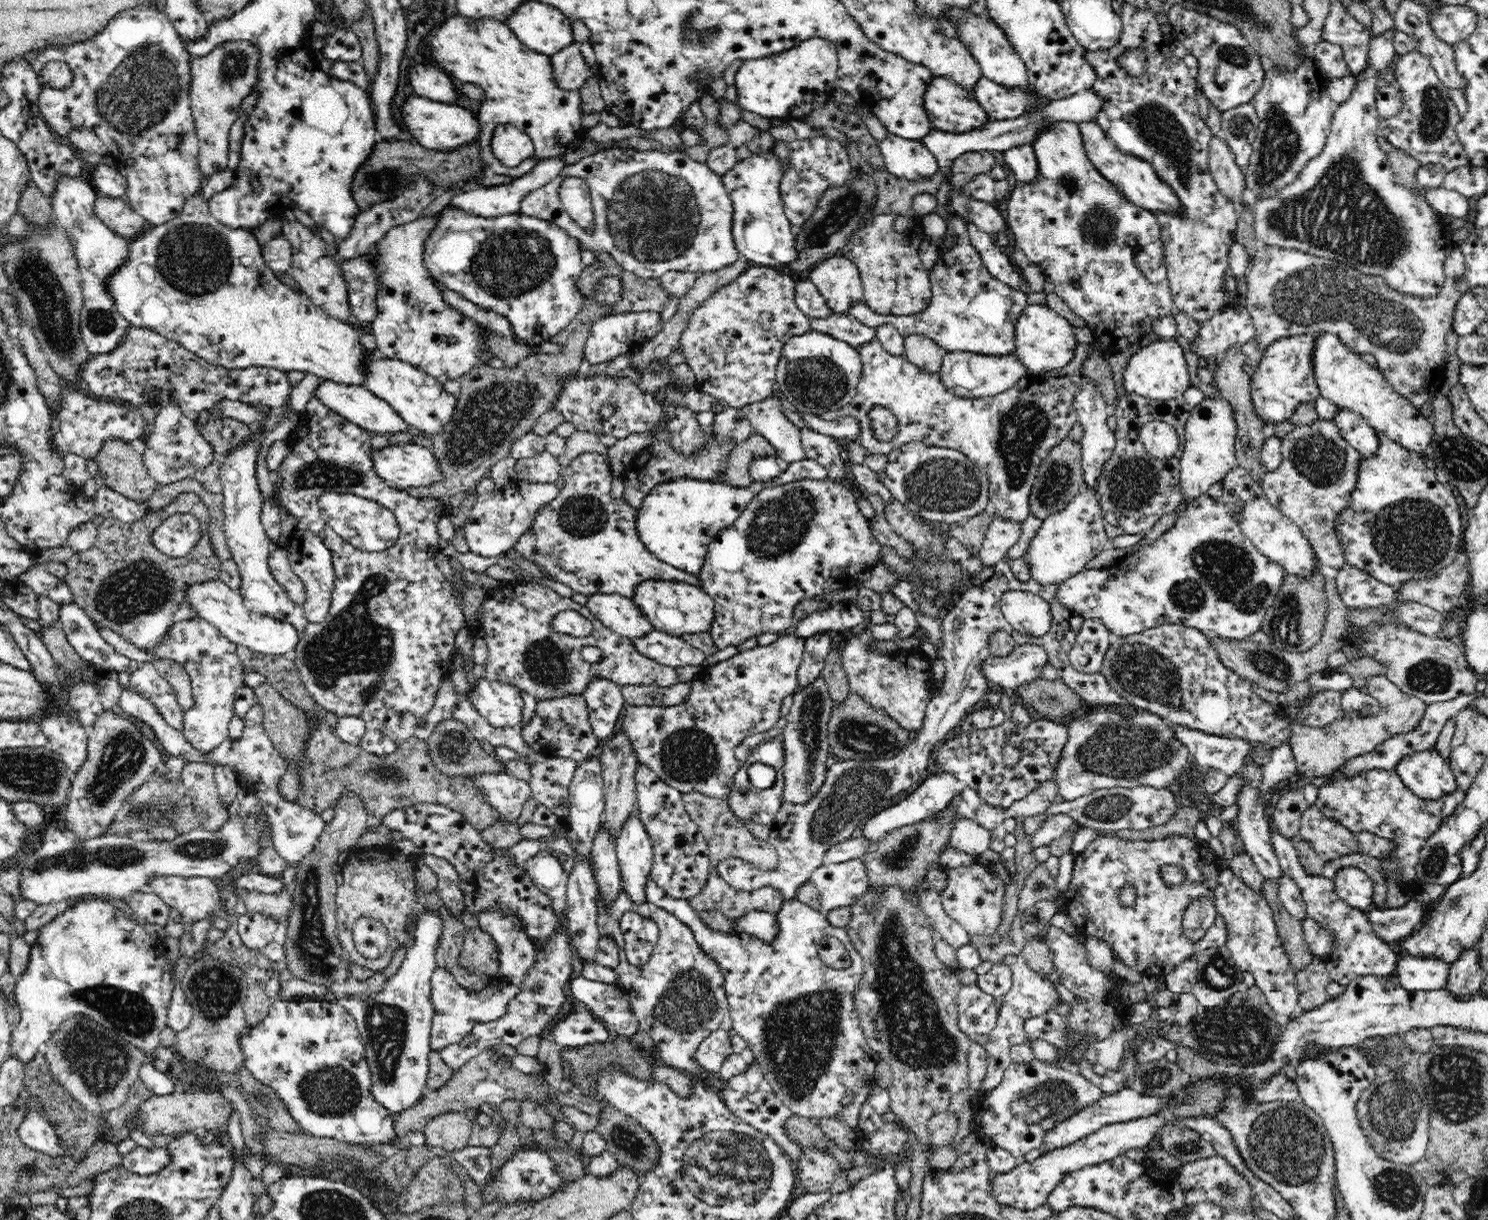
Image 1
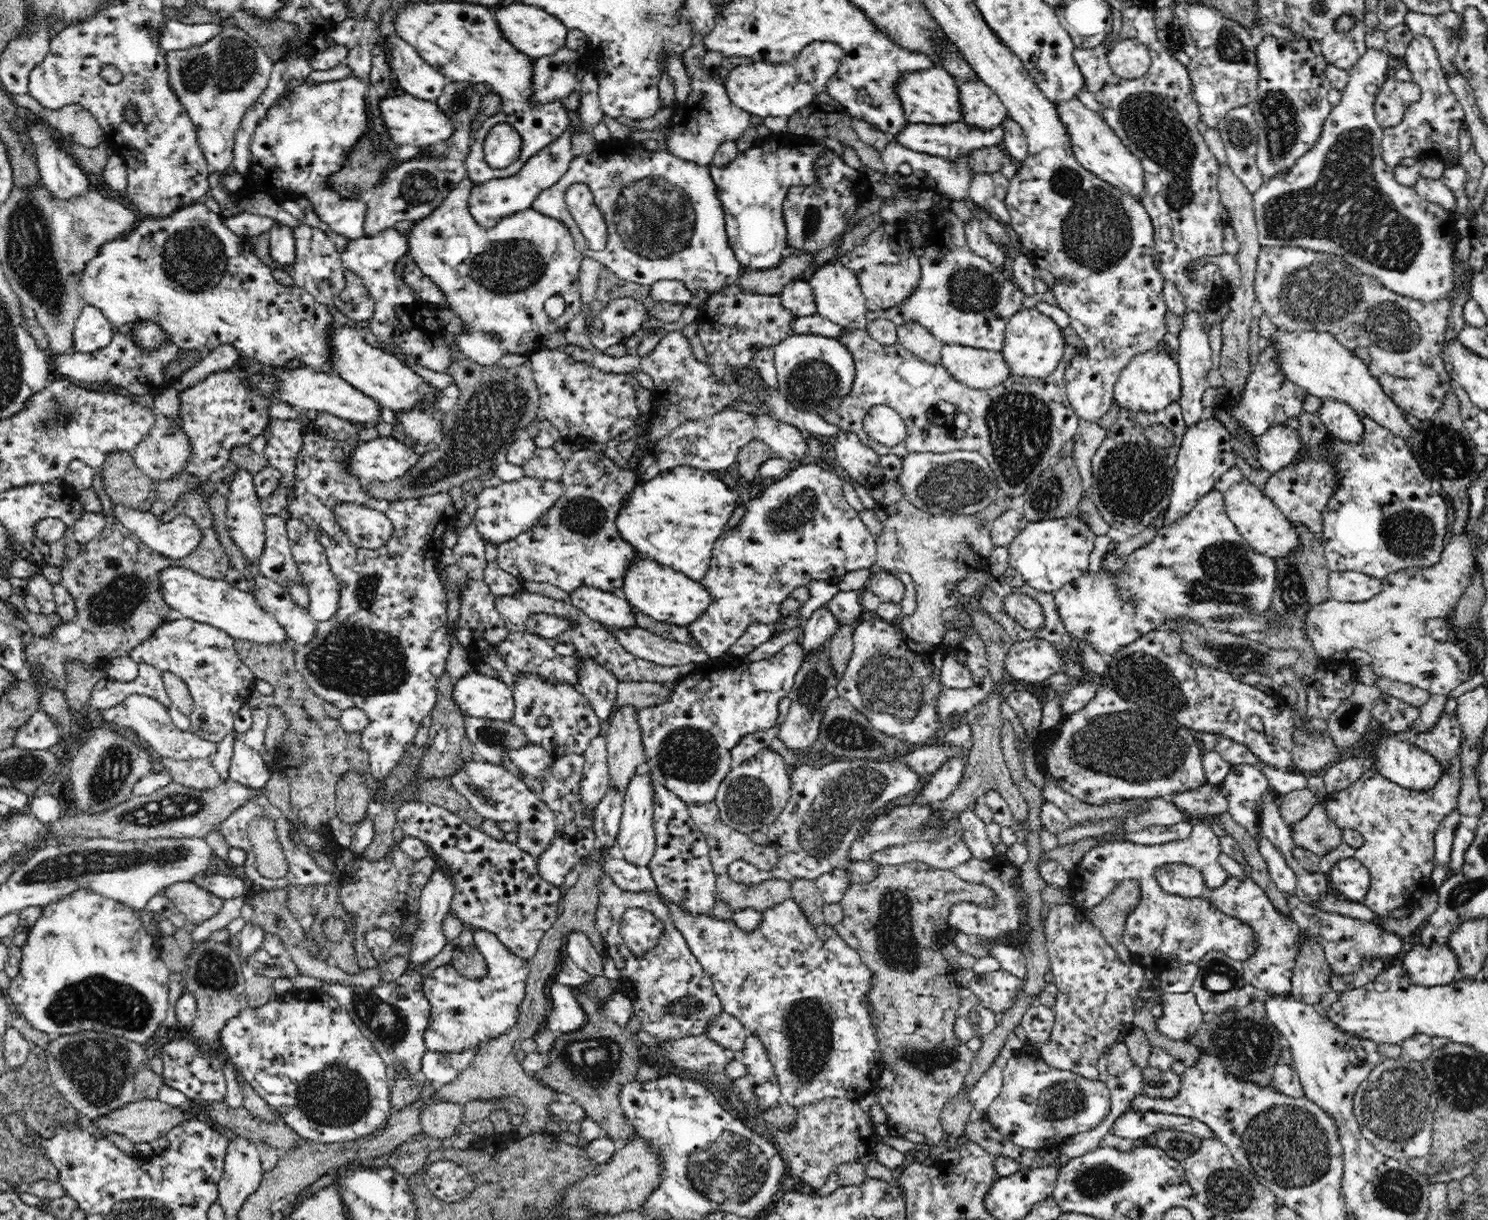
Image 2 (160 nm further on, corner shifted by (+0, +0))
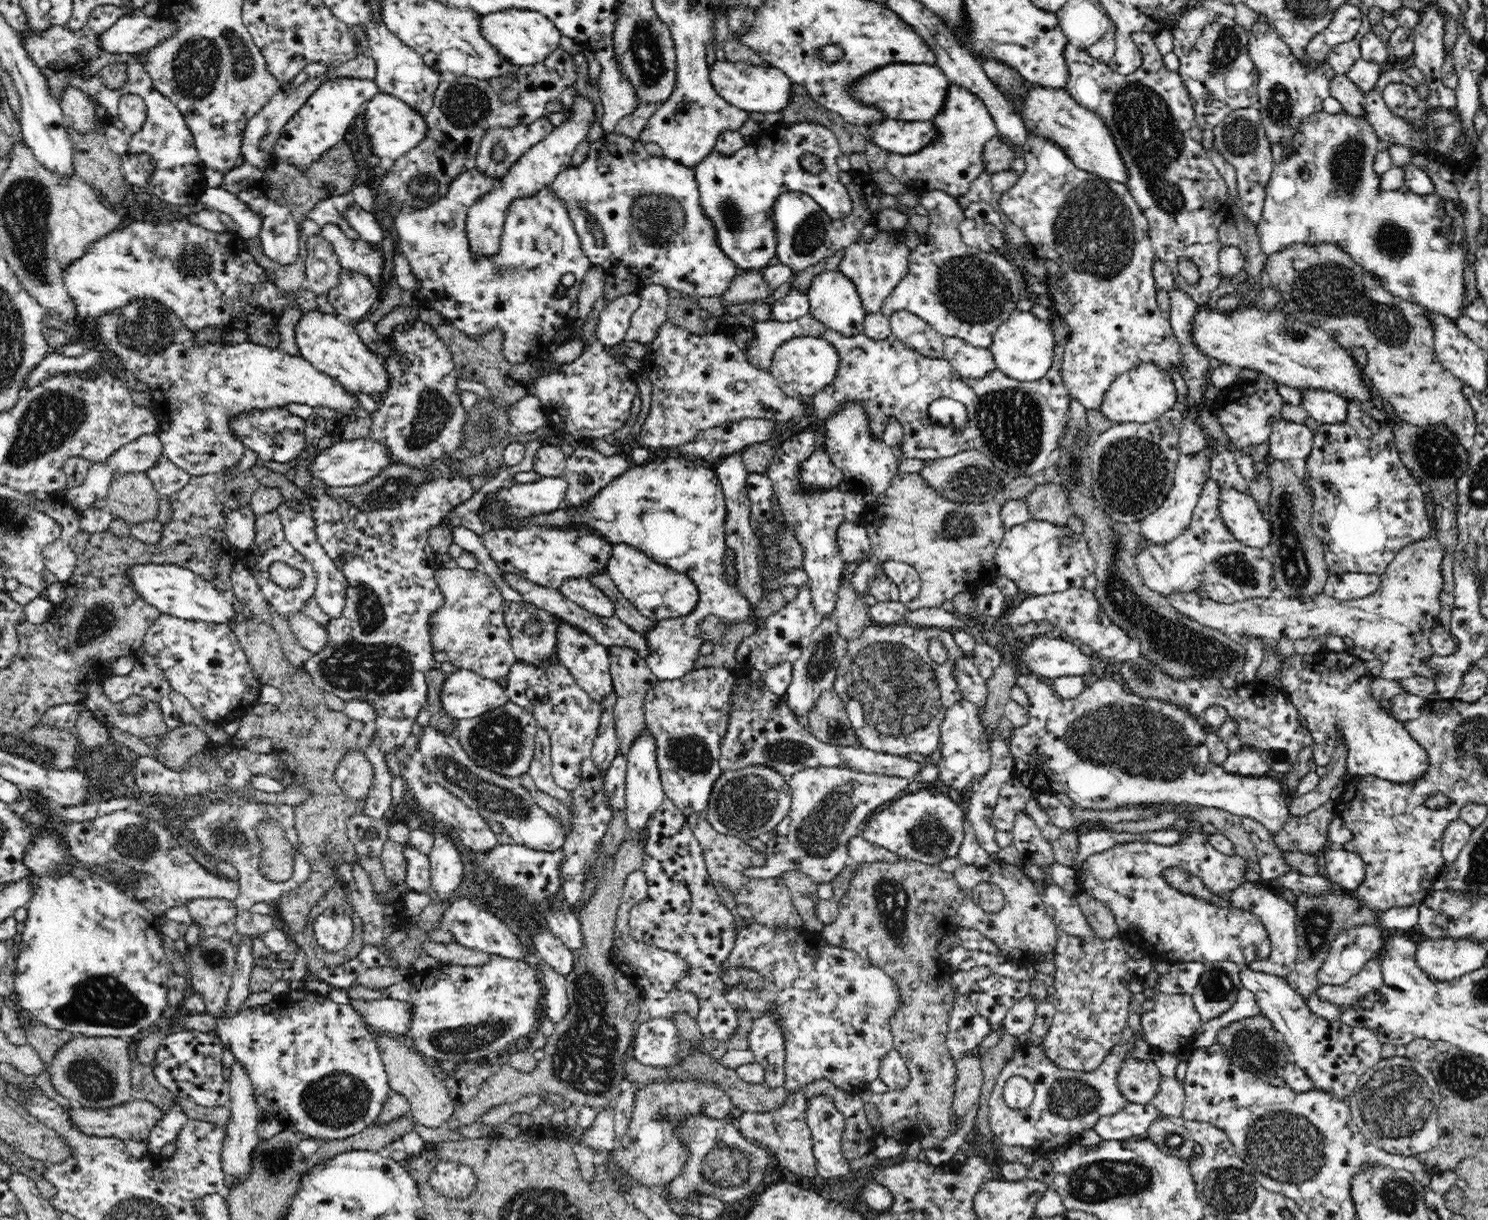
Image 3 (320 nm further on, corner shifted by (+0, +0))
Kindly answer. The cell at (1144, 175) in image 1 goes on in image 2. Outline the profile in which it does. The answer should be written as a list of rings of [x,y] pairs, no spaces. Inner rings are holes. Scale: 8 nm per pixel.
[[[1072,99],[1056,103],[1059,117],[1064,122],[1076,161],[1080,162],[1082,168],[1092,172],[1100,180],[1108,182],[1112,187],[1118,188],[1125,195],[1134,196],[1138,200],[1144,196],[1144,168],[1140,158],[1132,155],[1126,146],[1118,139],[1102,117],[1093,110],[1086,108],[1080,100]]]

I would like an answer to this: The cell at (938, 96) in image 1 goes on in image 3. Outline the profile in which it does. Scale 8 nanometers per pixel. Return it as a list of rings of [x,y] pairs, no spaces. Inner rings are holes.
[[[892,63],[856,84],[856,100],[879,108],[888,119],[908,123],[933,121],[943,110],[951,85],[938,65]]]

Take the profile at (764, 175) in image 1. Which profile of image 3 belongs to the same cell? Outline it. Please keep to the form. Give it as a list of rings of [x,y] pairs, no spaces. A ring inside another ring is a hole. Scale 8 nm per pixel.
[[[796,122],[796,124],[786,125],[782,124],[780,126],[780,130],[782,131],[782,140],[772,140],[766,139],[764,140],[757,140],[751,143],[748,143],[742,148],[738,150],[738,152],[734,152],[734,155],[723,155],[719,154],[715,149],[712,150],[712,154],[707,157],[707,159],[702,160],[702,163],[698,164],[695,170],[695,177],[698,181],[698,186],[700,188],[700,202],[703,202],[703,212],[706,212],[706,215],[710,217],[711,224],[715,225],[716,231],[716,238],[719,243],[719,247],[723,249],[726,254],[726,257],[730,258],[732,262],[736,264],[738,269],[752,269],[752,271],[759,271],[763,270],[764,268],[770,266],[771,264],[776,262],[776,245],[777,245],[777,238],[776,238],[776,231],[774,226],[774,221],[771,219],[773,215],[773,207],[776,204],[776,200],[779,199],[781,195],[784,195],[786,192],[793,192],[799,191],[802,193],[808,194],[820,207],[824,209],[824,212],[828,213],[829,217],[833,219],[840,218],[843,219],[845,216],[848,216],[850,211],[853,210],[853,203],[851,197],[848,196],[848,190],[844,188],[842,184],[840,184],[840,177],[838,173],[841,172],[839,166],[837,165],[837,158],[842,155],[841,149],[839,148],[839,143],[837,142],[836,136],[825,126],[820,124],[812,123],[812,122]],[[809,152],[810,154],[816,155],[822,163],[825,164],[825,170],[820,172],[817,175],[812,175],[806,172],[800,163],[800,157],[803,154]]]

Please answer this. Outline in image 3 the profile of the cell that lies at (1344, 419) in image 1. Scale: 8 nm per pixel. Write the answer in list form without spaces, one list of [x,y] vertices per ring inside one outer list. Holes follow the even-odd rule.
[[[1304,390],[1301,399],[1301,407],[1308,416],[1322,424],[1338,424],[1348,419],[1350,402],[1336,392]]]

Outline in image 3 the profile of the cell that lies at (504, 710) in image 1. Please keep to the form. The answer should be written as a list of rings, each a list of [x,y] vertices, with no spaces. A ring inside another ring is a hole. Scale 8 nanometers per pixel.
[[[463,669],[446,676],[440,696],[444,712],[456,723],[476,718],[510,701],[496,681]]]

